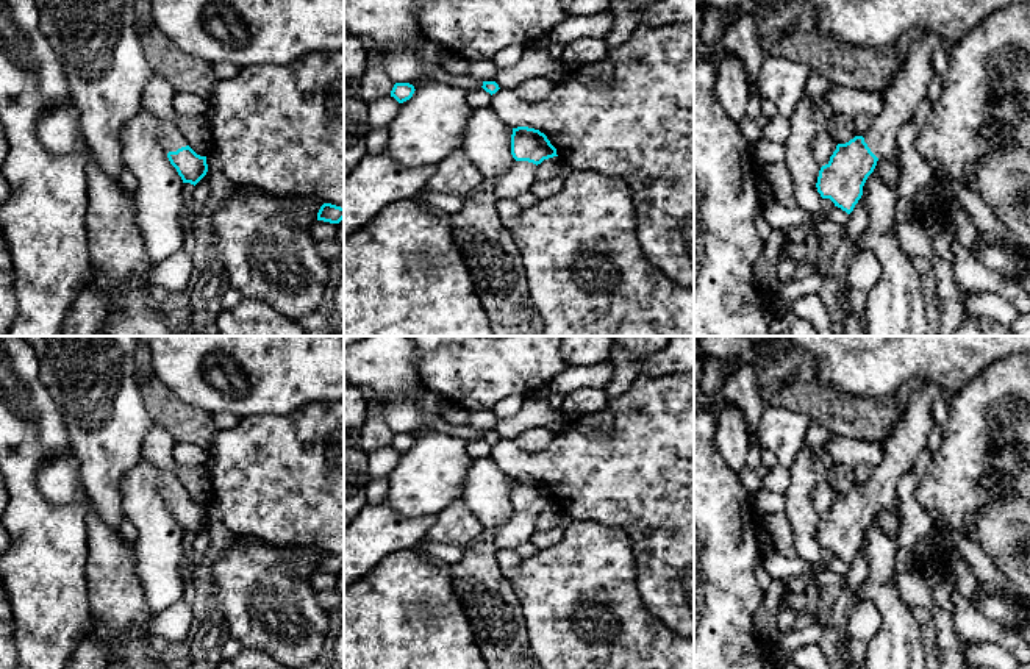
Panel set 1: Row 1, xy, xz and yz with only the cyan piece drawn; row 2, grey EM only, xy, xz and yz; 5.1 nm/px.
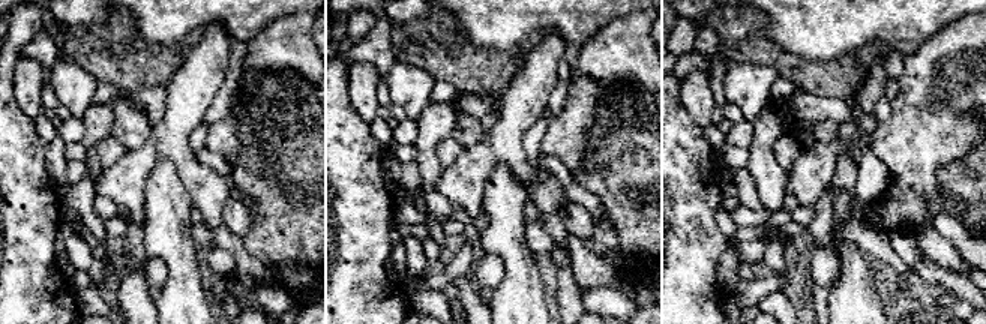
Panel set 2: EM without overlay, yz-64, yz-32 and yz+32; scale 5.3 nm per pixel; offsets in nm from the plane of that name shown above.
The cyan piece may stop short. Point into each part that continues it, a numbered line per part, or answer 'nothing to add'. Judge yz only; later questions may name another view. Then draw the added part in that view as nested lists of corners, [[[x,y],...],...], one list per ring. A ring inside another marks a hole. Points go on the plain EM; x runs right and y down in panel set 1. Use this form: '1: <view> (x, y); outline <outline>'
1: yz (908, 436); outline [[[921,383],[902,406],[900,417],[888,438],[880,444],[883,461],[872,467],[872,475],[863,486],[878,510],[888,510],[899,519],[899,481],[913,469],[921,450],[927,445],[927,436],[935,425],[932,408],[941,395],[942,389],[936,383]]]

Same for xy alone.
1: xy (169, 485); outline [[[158,467],[158,489],[166,503],[186,497],[186,489],[178,475],[172,470]]]

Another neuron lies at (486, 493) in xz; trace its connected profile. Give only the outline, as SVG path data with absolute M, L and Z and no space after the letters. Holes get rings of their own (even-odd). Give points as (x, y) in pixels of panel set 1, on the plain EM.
M491 456L472 460L461 500L489 533L514 513L511 485L513 477L506 475Z

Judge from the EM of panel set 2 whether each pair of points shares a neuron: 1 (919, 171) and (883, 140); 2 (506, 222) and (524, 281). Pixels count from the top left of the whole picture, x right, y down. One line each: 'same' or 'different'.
1: same
2: same

